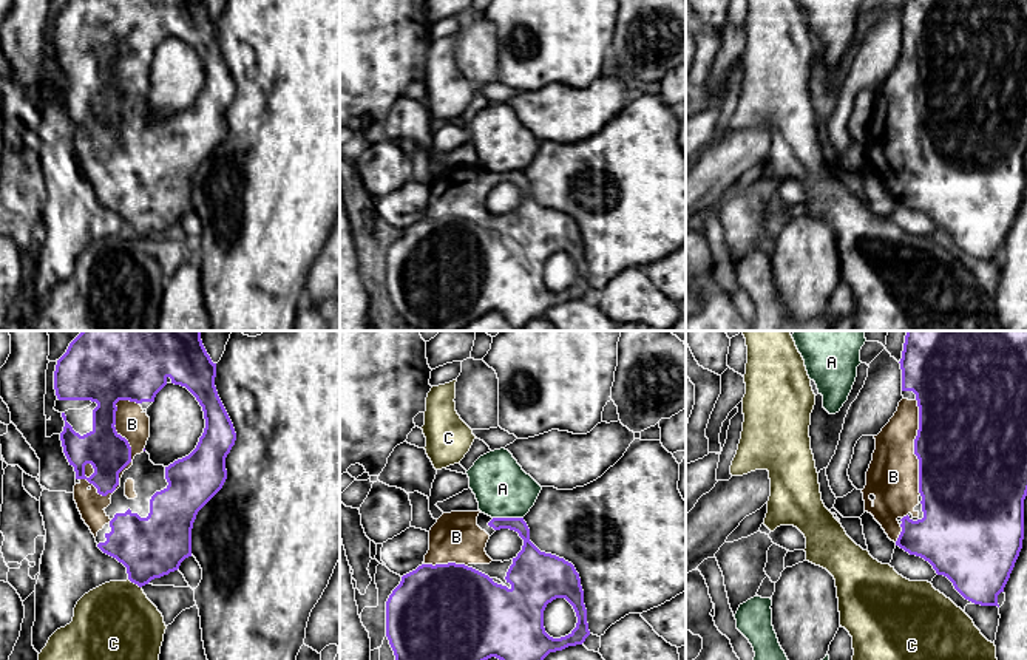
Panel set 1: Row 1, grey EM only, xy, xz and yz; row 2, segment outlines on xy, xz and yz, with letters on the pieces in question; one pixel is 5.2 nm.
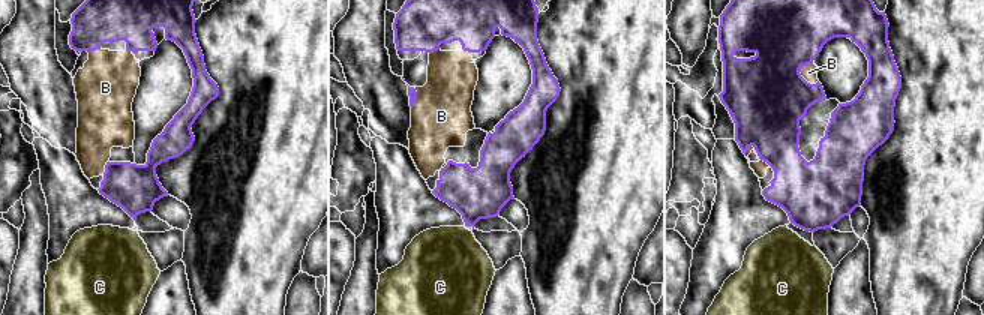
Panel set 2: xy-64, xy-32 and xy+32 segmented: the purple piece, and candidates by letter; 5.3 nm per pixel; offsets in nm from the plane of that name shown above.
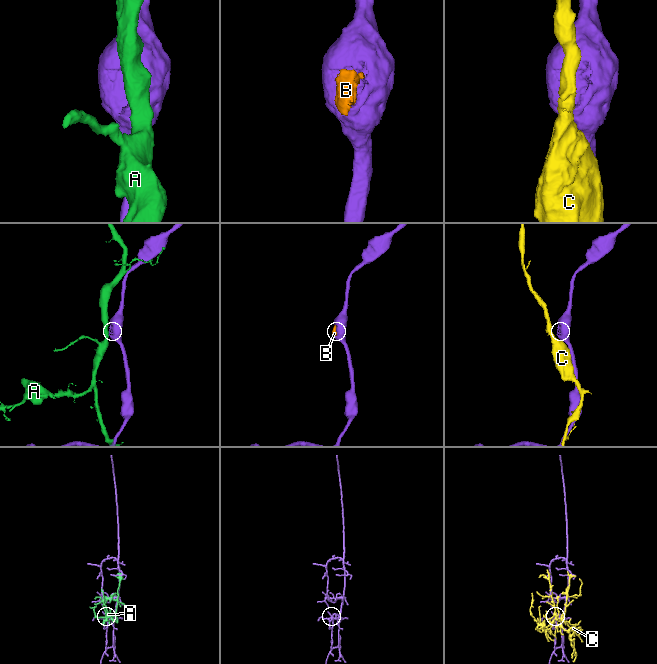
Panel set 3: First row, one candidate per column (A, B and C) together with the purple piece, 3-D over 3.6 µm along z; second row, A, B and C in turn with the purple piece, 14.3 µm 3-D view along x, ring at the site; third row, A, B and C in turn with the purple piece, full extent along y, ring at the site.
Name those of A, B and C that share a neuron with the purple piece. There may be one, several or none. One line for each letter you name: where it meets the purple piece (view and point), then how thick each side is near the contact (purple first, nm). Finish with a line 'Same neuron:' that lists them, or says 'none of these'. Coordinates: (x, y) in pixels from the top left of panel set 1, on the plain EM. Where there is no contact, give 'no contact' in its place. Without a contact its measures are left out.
B: xy (128, 98) | 220/160 nm
Same neuron: B

